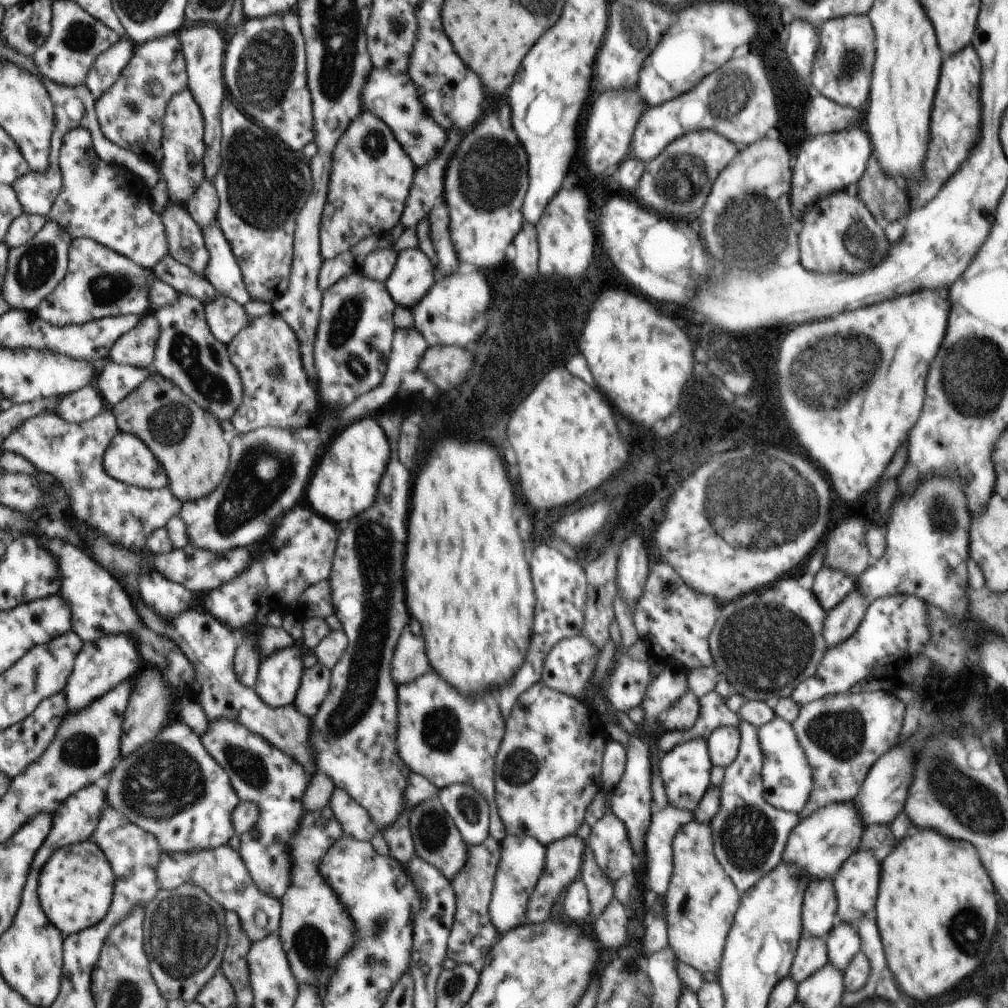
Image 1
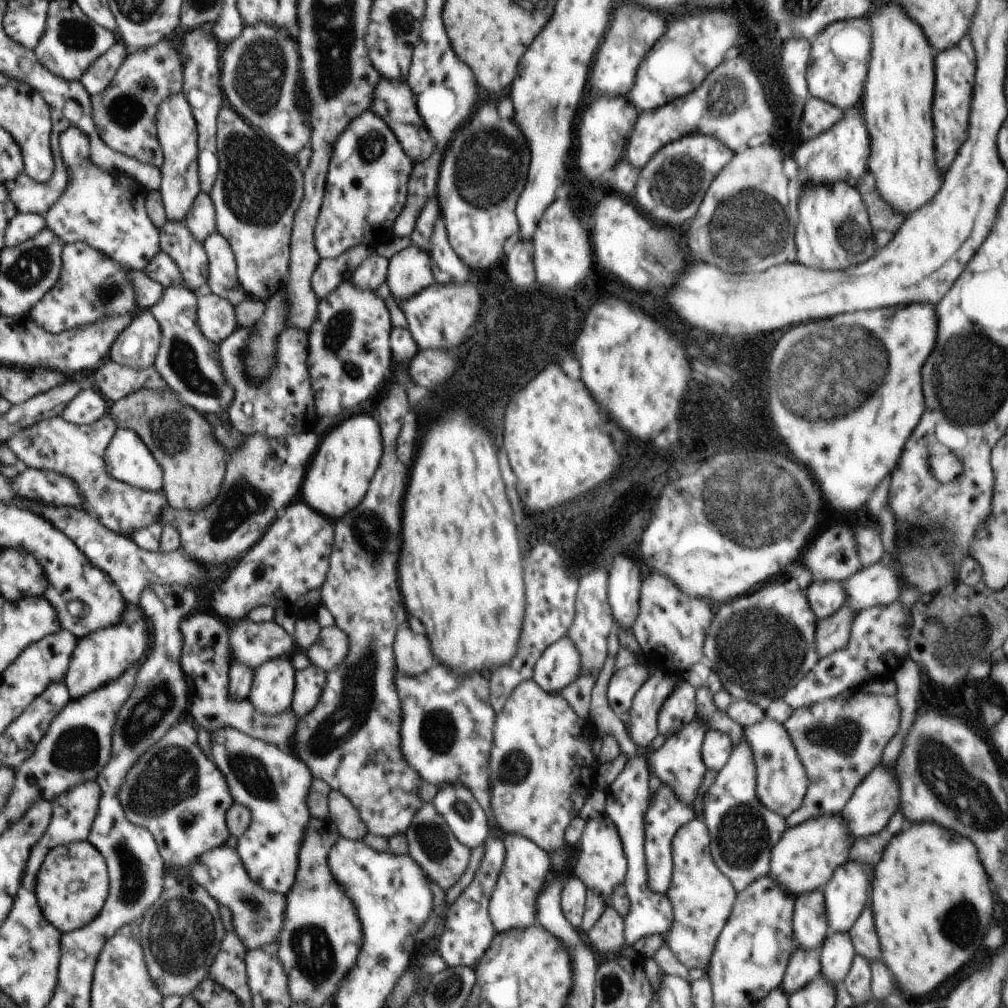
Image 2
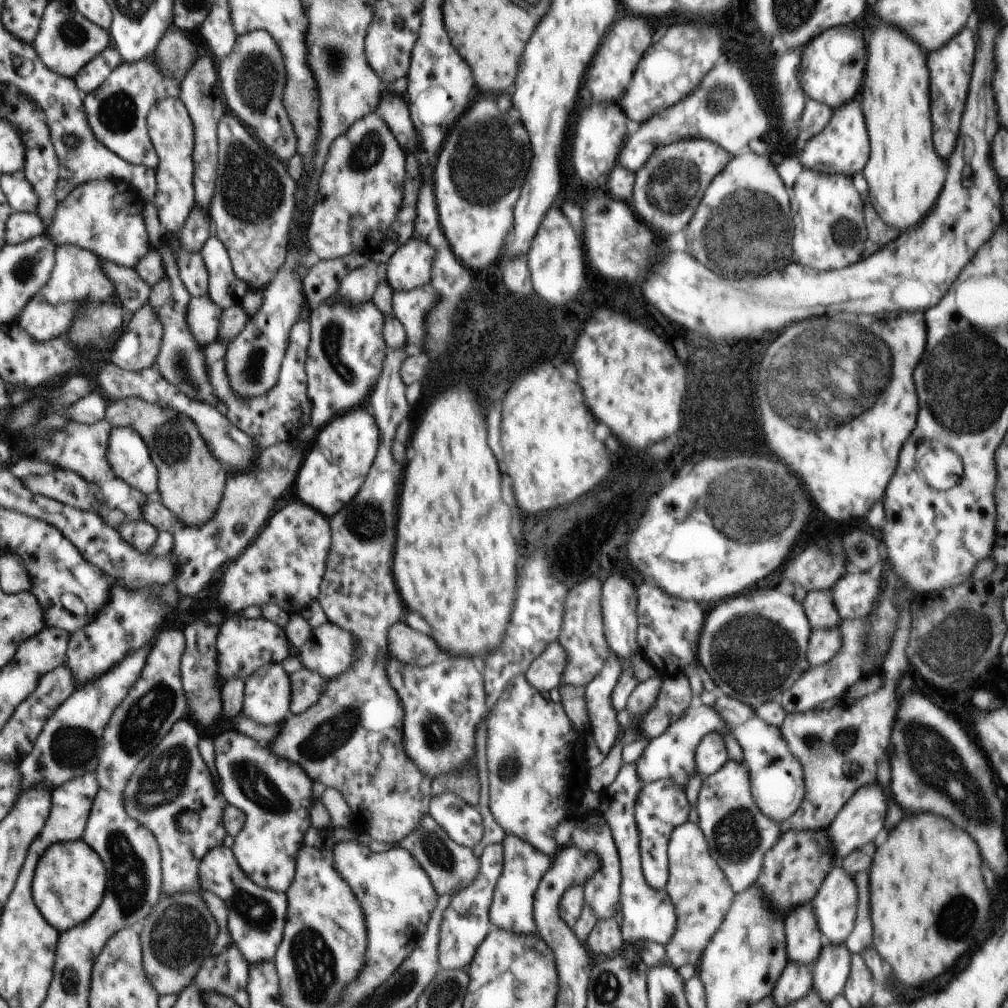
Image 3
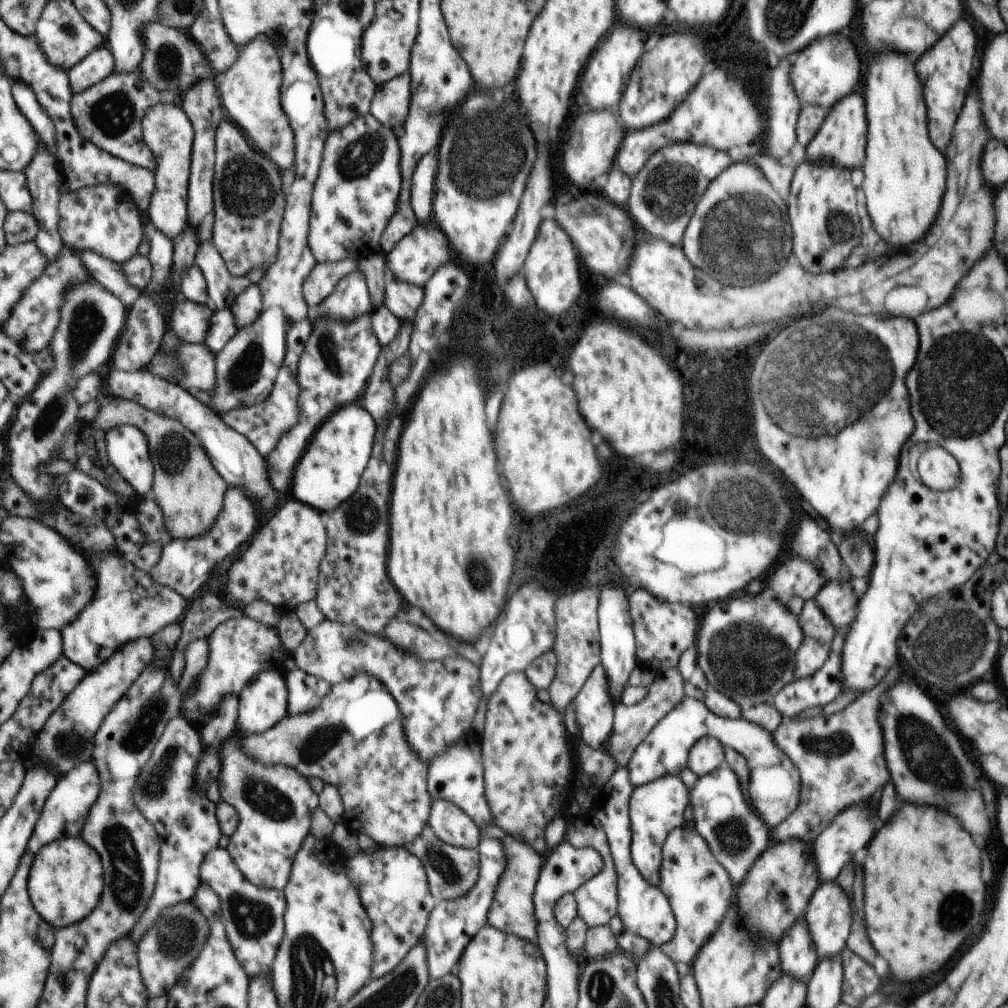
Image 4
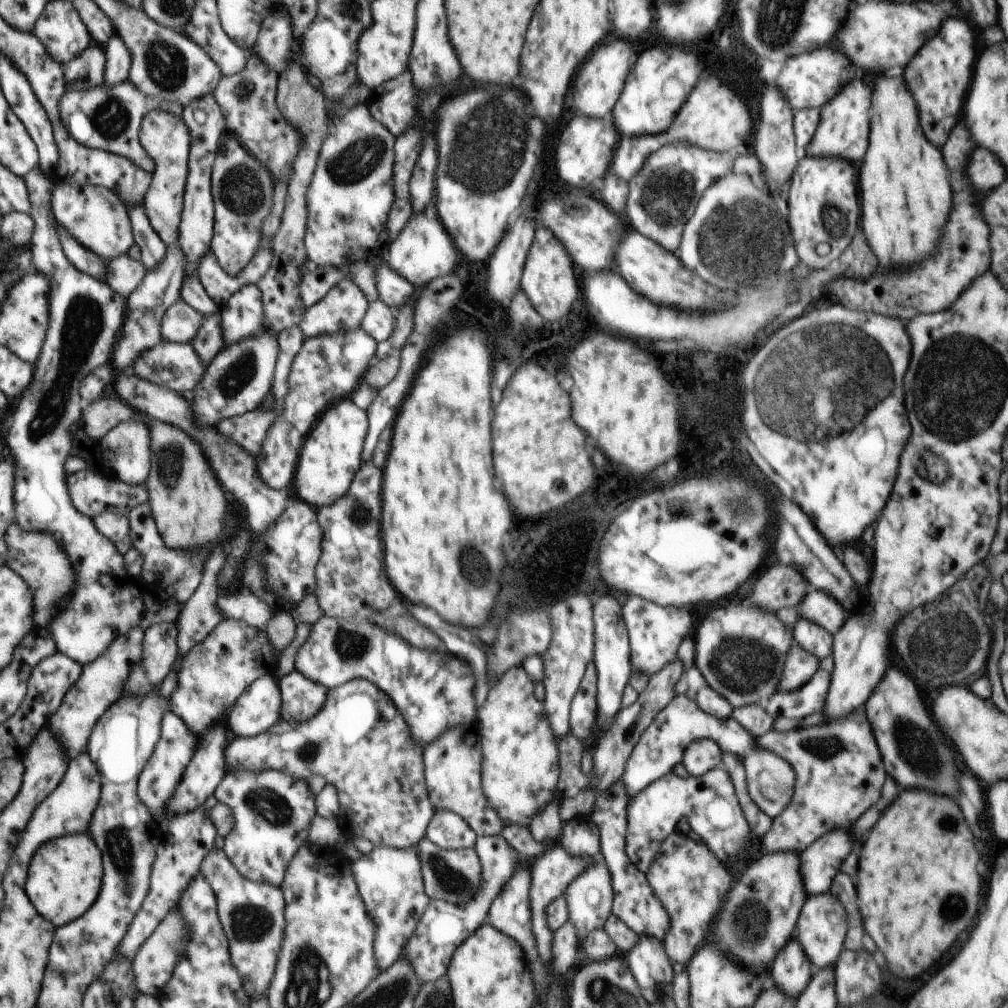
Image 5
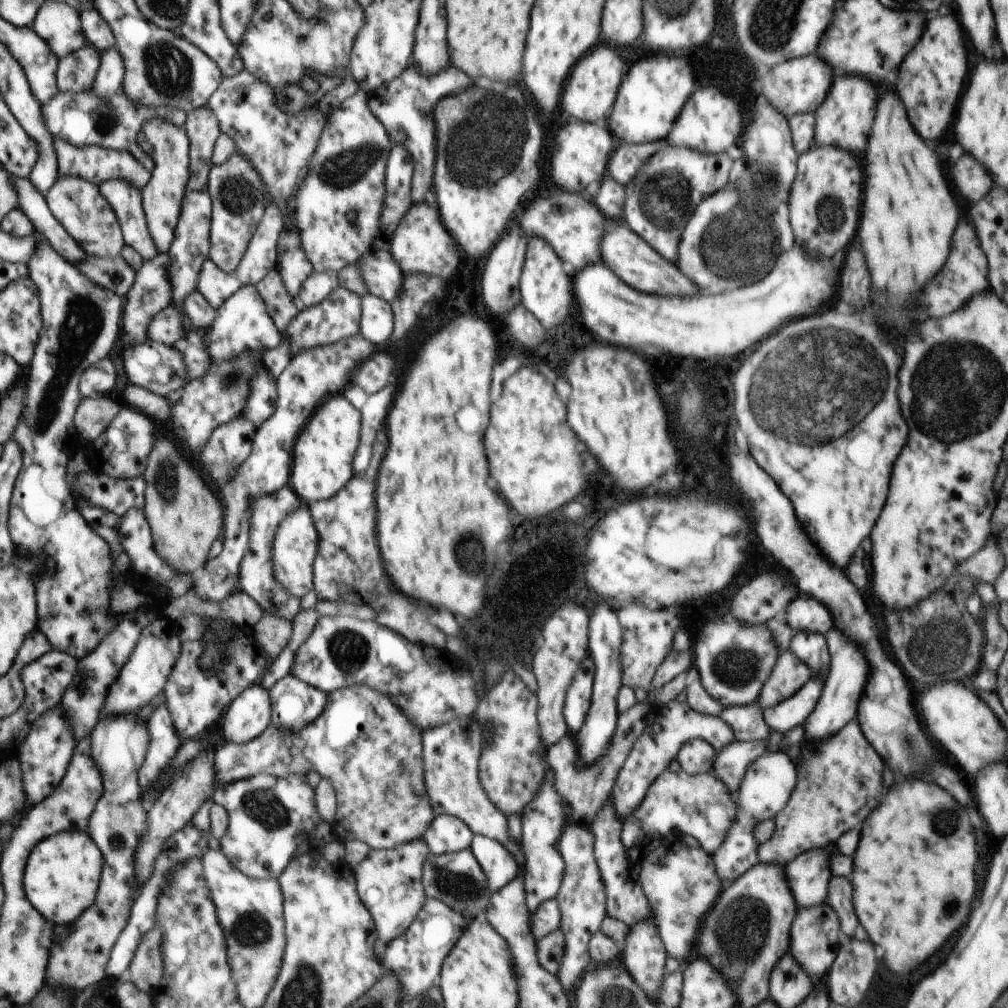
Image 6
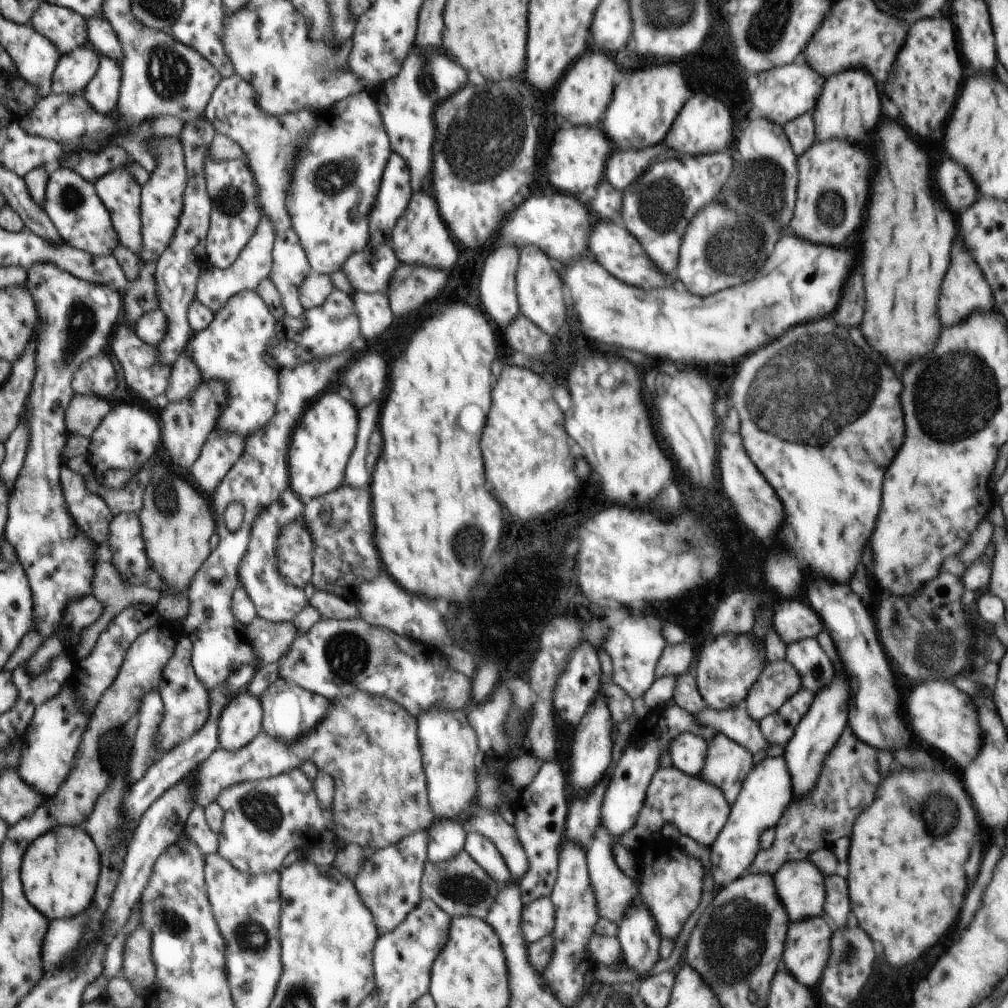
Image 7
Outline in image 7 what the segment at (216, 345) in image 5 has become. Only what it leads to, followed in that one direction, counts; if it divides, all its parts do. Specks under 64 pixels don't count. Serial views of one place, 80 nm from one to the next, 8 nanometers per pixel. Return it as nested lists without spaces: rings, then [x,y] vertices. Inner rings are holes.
[[[186,348],[173,362],[172,368],[170,388],[168,388],[168,392],[165,392],[170,403],[185,399],[203,381],[202,371],[198,368],[191,354],[186,352]]]

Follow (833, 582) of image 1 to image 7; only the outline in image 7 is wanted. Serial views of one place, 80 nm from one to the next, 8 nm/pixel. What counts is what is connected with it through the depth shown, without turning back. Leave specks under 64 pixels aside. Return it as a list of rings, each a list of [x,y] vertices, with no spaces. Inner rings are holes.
[[[806,638],[788,646],[788,662],[802,674],[802,686],[820,692],[834,674],[834,666],[816,638]]]

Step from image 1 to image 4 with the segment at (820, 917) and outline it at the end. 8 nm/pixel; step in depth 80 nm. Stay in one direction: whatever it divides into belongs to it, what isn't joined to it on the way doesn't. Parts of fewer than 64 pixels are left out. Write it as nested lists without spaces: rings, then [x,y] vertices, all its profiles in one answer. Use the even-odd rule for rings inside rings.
[[[804,917],[783,932],[779,951],[783,974],[807,980],[820,958]]]

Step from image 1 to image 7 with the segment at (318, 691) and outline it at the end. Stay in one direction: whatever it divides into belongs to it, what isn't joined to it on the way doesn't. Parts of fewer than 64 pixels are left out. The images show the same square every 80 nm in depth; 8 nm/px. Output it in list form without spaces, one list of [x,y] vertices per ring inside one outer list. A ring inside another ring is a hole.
[[[282,677],[273,682],[259,699],[263,708],[262,733],[268,733],[271,737],[288,744],[297,741],[322,721],[331,703],[321,694],[286,682]]]

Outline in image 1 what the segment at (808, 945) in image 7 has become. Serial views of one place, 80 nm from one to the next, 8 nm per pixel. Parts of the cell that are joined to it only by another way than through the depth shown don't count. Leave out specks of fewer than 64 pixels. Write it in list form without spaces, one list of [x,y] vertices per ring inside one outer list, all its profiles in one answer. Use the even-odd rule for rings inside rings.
[[[858,848],[844,861],[833,878],[838,901],[837,921],[855,926],[854,923],[858,918],[874,910],[878,898],[878,882],[880,882],[880,862],[874,858],[872,850]]]

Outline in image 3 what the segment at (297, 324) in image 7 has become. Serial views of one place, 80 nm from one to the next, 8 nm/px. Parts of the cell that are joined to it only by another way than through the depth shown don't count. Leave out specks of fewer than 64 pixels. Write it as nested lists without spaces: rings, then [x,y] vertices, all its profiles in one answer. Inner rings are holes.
[[[370,261],[346,274],[339,284],[339,297],[351,305],[370,301],[374,298],[375,288],[379,285],[381,278],[379,264]]]

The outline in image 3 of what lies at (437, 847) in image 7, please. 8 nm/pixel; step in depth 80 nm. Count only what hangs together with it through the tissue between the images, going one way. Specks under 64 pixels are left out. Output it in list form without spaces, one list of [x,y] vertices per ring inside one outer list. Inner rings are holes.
[[[445,791],[433,795],[429,804],[432,818],[459,845],[473,849],[484,834],[482,815],[461,796]]]

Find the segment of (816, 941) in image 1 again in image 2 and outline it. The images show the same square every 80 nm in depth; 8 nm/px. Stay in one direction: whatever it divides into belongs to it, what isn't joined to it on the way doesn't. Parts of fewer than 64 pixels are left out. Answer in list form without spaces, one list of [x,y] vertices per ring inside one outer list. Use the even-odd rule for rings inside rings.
[[[798,946],[790,957],[783,983],[783,993],[790,996],[821,974],[820,949],[803,949]]]

